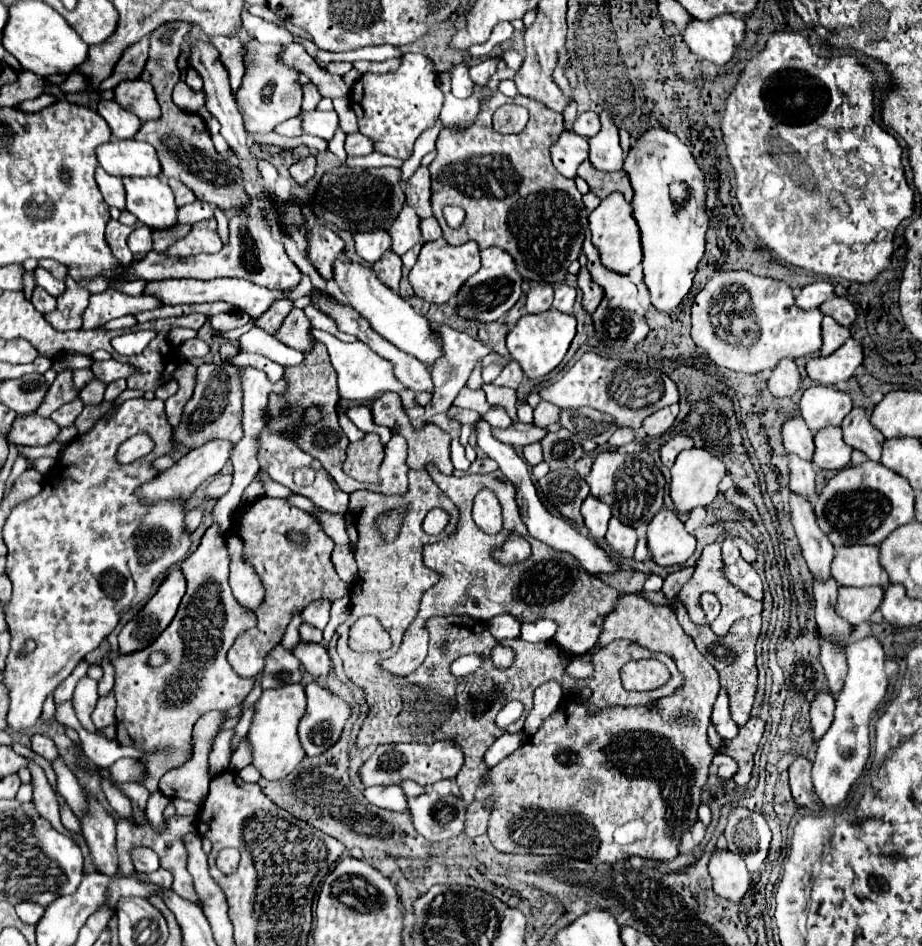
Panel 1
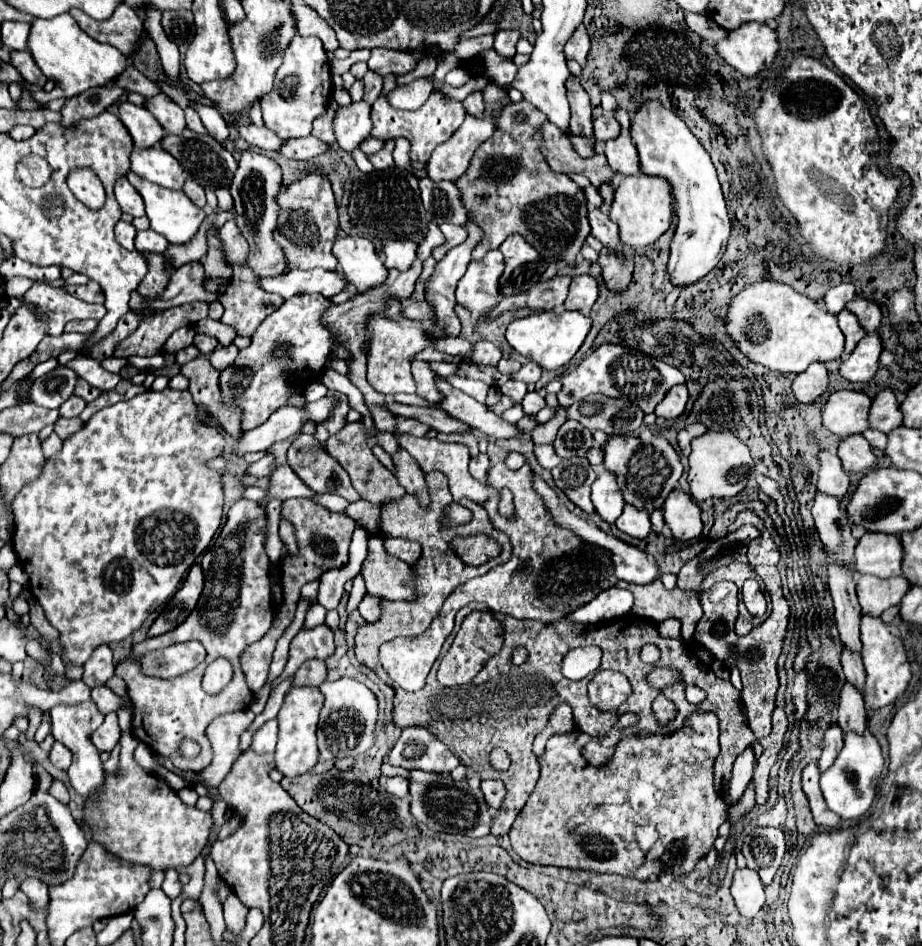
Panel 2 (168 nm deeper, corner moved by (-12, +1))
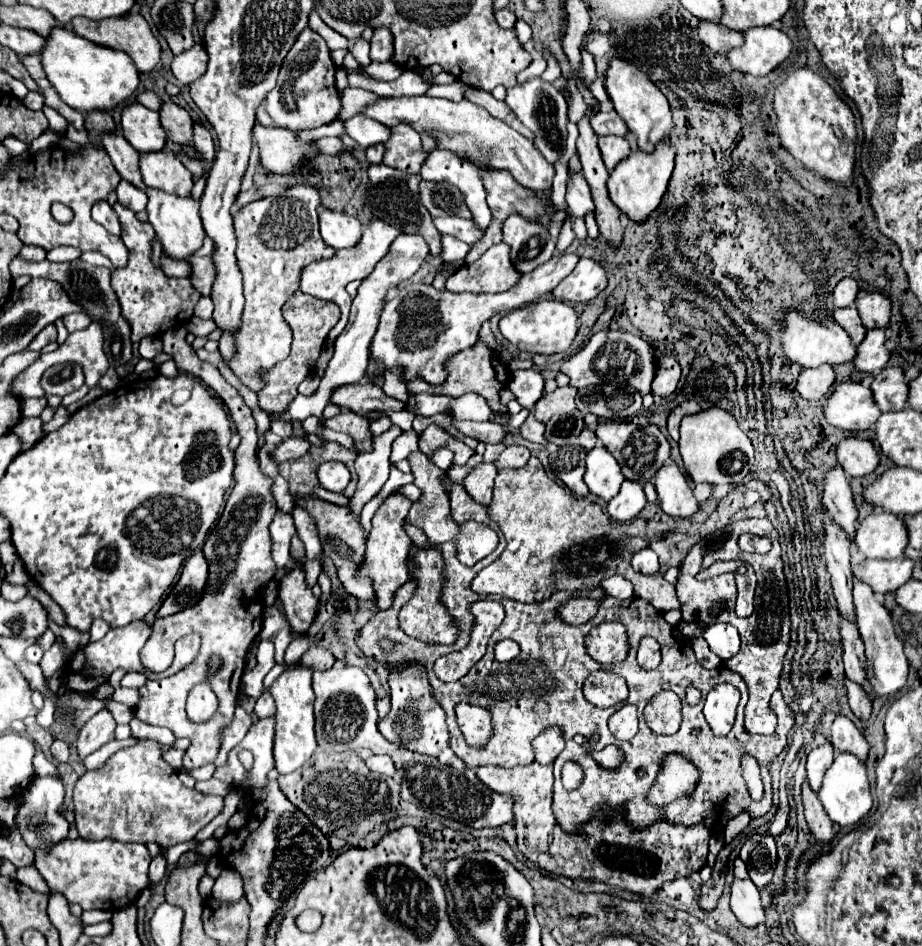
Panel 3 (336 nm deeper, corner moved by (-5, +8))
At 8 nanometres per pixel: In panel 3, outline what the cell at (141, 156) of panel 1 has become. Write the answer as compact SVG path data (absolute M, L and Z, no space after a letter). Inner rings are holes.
M150 152L148 156L142 154L140 170L148 188L158 188L176 196L190 196L192 192L192 174L170 152Z

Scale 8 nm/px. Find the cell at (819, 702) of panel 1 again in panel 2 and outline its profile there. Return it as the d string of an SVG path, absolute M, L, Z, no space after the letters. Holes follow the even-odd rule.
M831 721L831 725L825 731L825 737L823 737L823 755L819 759L821 771L825 771L835 761L835 755L839 755L841 747L843 747L843 731L837 725L837 721Z

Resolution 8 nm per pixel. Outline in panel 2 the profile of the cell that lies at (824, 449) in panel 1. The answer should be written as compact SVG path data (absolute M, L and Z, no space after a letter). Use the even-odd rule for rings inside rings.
M863 435L845 437L839 443L837 455L839 455L839 459L843 463L843 469L847 473L849 471L869 469L875 463L875 453L873 453L873 449L869 447L869 443L867 443L867 439Z

